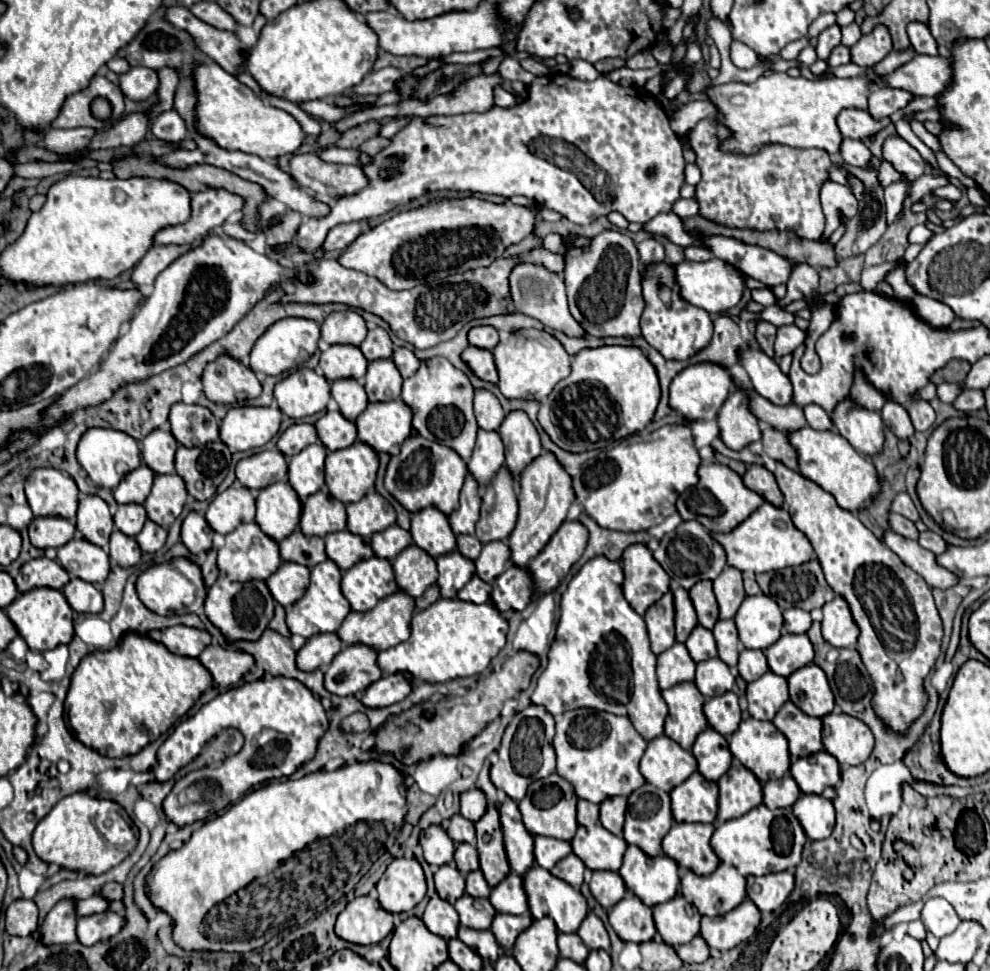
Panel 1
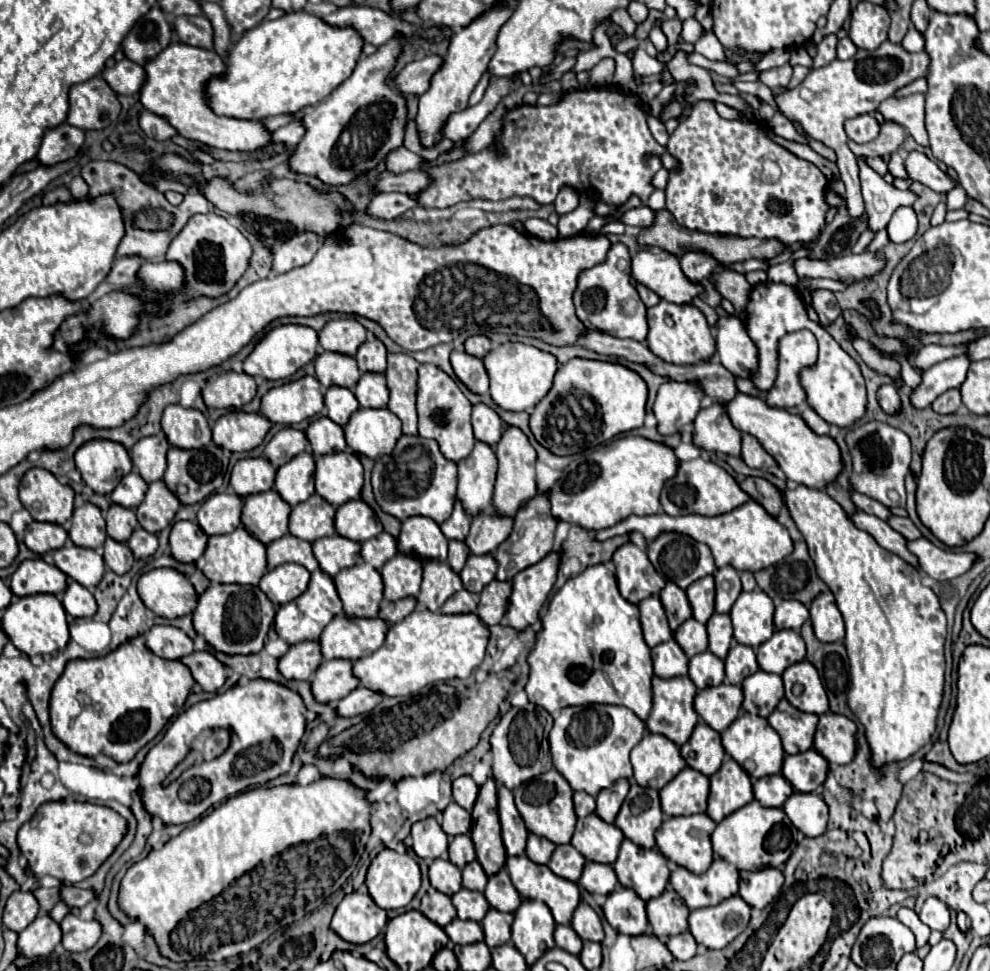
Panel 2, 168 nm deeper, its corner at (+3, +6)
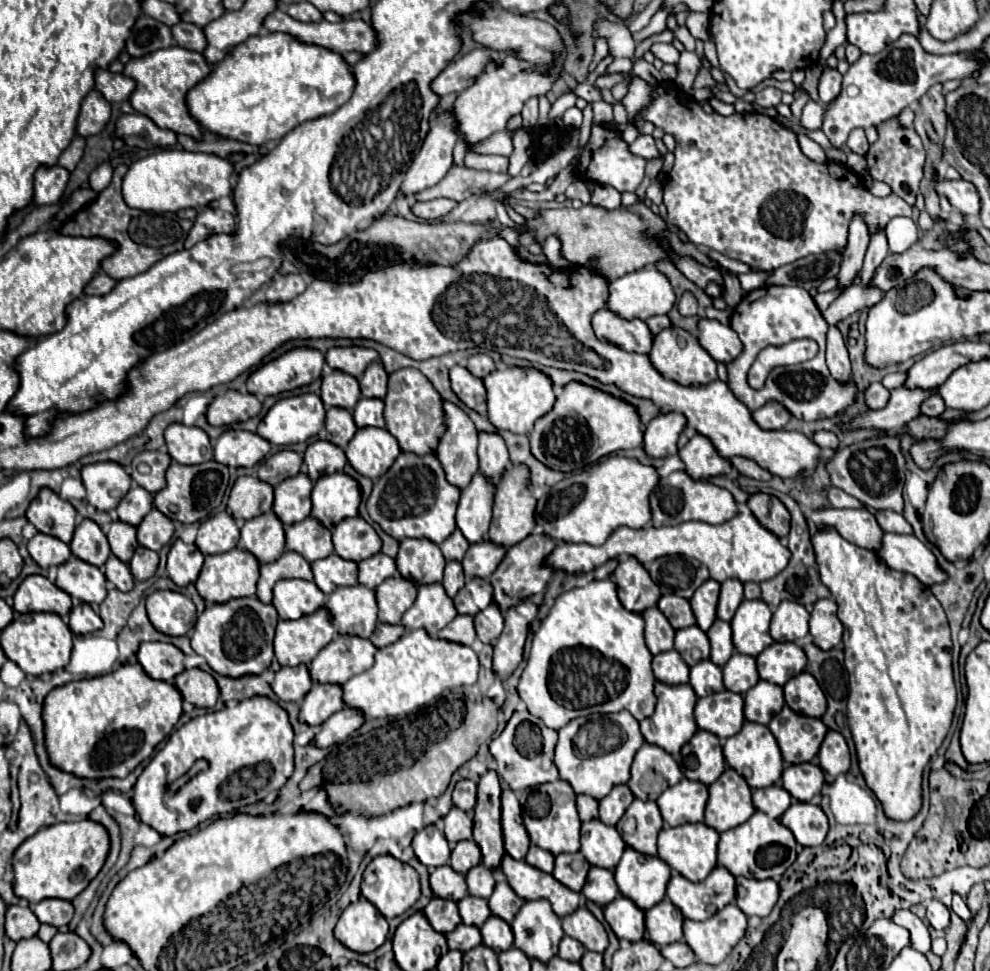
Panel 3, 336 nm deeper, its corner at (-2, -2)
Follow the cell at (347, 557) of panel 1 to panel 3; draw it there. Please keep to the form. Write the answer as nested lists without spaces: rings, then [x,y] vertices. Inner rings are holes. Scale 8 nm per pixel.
[[[332,554],[326,560],[312,562],[314,582],[324,592],[330,594],[338,586],[356,586],[358,584],[358,564],[350,560],[342,560]]]

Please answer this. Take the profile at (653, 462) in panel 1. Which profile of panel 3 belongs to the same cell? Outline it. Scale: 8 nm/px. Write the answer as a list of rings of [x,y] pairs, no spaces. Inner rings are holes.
[[[610,456],[588,470],[558,482],[536,504],[534,520],[552,540],[600,546],[620,526],[644,528],[650,522],[648,496],[658,484],[658,472],[634,458]]]

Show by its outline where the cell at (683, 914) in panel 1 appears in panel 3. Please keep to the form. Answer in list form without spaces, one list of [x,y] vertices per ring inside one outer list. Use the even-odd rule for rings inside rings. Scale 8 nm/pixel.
[[[668,898],[658,902],[654,908],[646,910],[644,922],[646,922],[646,932],[650,936],[650,942],[658,946],[682,940],[684,916]]]

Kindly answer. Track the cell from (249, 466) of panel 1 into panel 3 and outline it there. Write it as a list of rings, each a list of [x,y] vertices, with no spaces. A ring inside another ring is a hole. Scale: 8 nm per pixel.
[[[242,476],[230,490],[228,508],[236,522],[244,522],[272,510],[274,488],[254,476]]]

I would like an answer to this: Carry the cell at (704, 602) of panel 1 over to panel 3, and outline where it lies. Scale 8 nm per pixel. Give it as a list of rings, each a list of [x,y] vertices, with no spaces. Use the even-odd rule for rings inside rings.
[[[706,580],[690,598],[690,606],[696,616],[696,624],[706,632],[712,622],[716,620],[716,606],[718,606],[720,584],[716,580]]]

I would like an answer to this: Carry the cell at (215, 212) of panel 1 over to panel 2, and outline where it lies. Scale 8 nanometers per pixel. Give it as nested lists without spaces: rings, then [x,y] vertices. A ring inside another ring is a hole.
[[[95,160],[87,162],[81,168],[81,176],[89,186],[89,196],[97,196],[101,192],[113,192],[117,200],[121,200],[121,210],[125,216],[125,238],[117,248],[117,256],[139,254],[145,260],[163,258],[171,240],[183,230],[187,220],[195,214],[209,212],[209,202],[199,192],[189,192],[185,194],[179,206],[171,206],[161,192],[149,188],[139,180],[139,176],[133,170],[115,162],[95,162]]]

